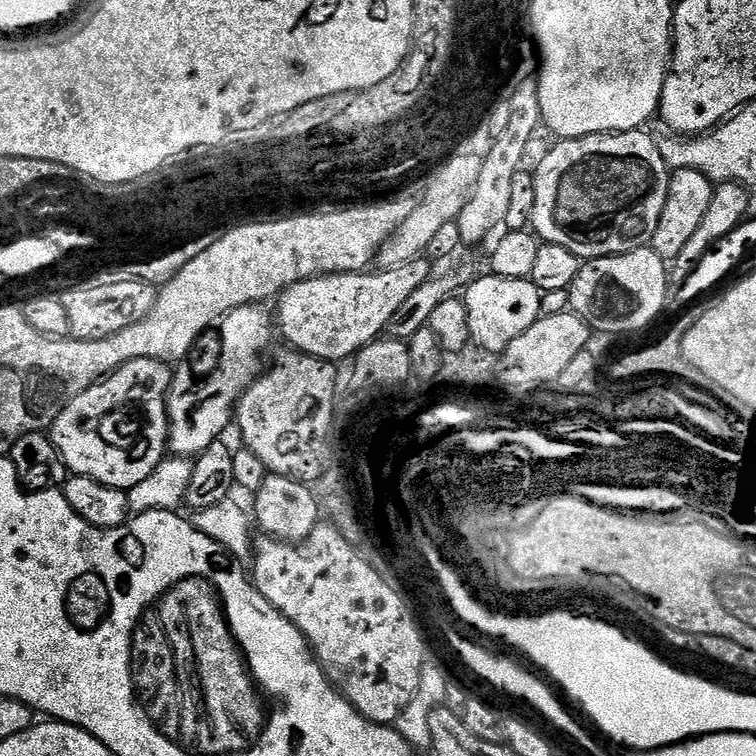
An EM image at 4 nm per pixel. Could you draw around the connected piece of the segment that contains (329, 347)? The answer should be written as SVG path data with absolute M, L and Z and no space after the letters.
M417 258L400 264L397 268L381 270L365 270L362 272L330 272L323 276L315 276L309 280L298 282L280 293L275 305L274 316L278 321L278 332L289 340L291 347L297 352L304 352L319 360L341 362L349 356L355 357L365 346L376 340L387 329L390 318L406 303L410 294L418 290L433 275L433 265L427 259Z

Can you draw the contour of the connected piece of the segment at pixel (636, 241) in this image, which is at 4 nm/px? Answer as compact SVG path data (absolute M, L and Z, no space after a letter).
M637 130L634 132L603 132L602 134L590 134L579 136L569 140L557 139L556 145L540 160L540 165L534 168L534 208L530 228L543 243L566 246L570 254L580 257L581 261L596 260L599 256L617 256L632 252L636 248L651 245L654 230L658 230L658 218L662 218L662 206L666 206L666 194L668 193L668 177L670 169L662 158L660 145L654 139L647 136L647 131Z

